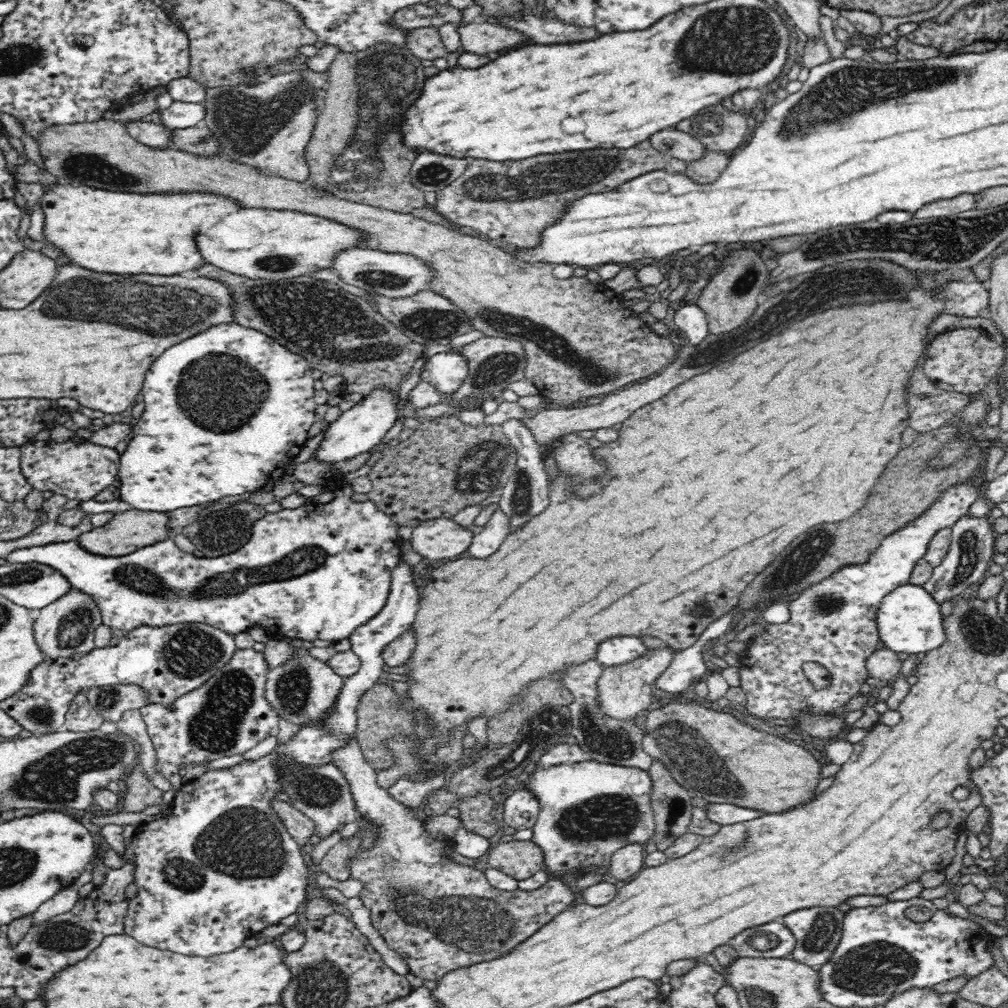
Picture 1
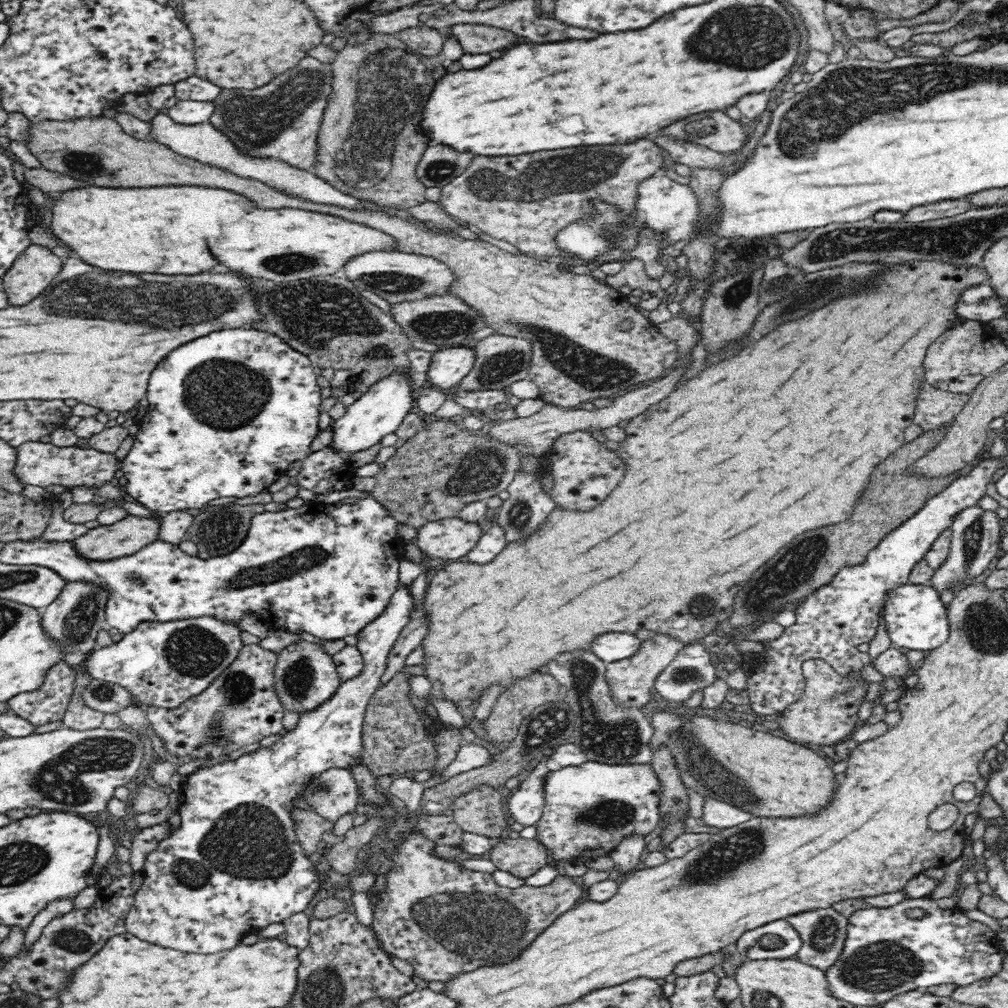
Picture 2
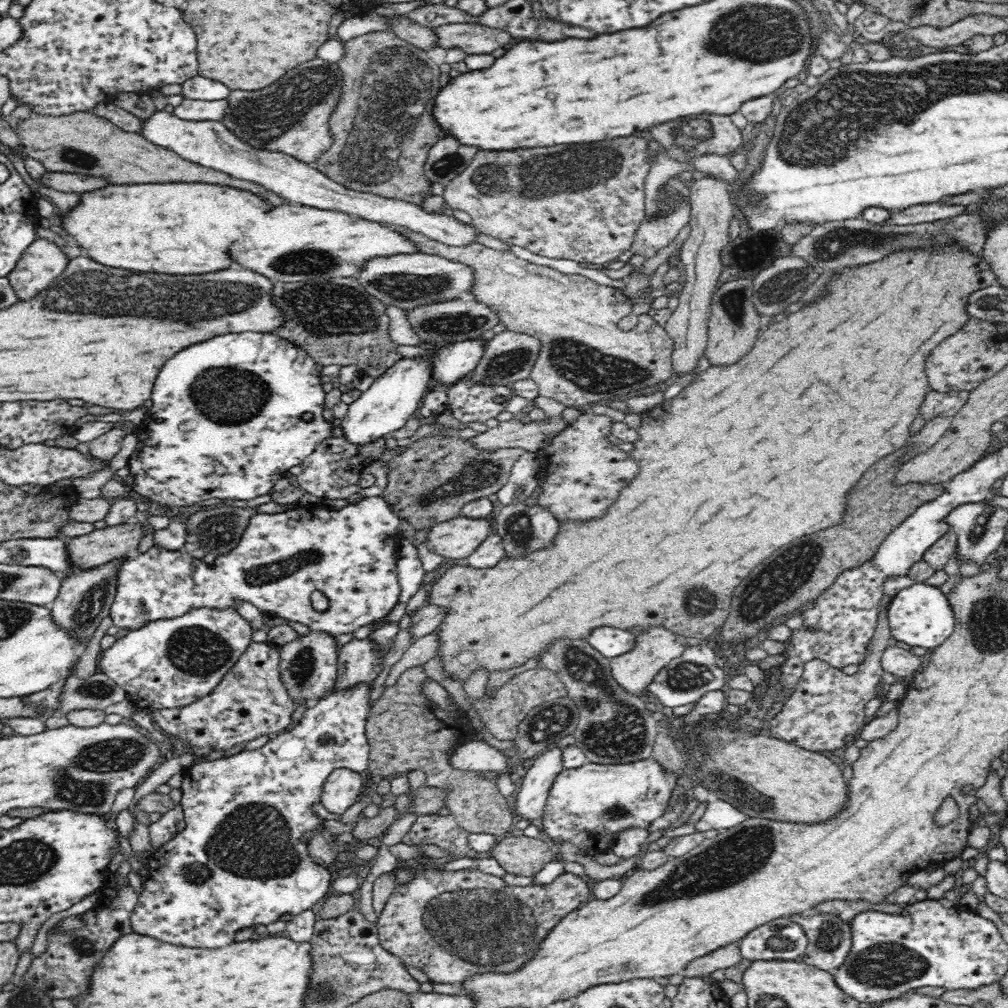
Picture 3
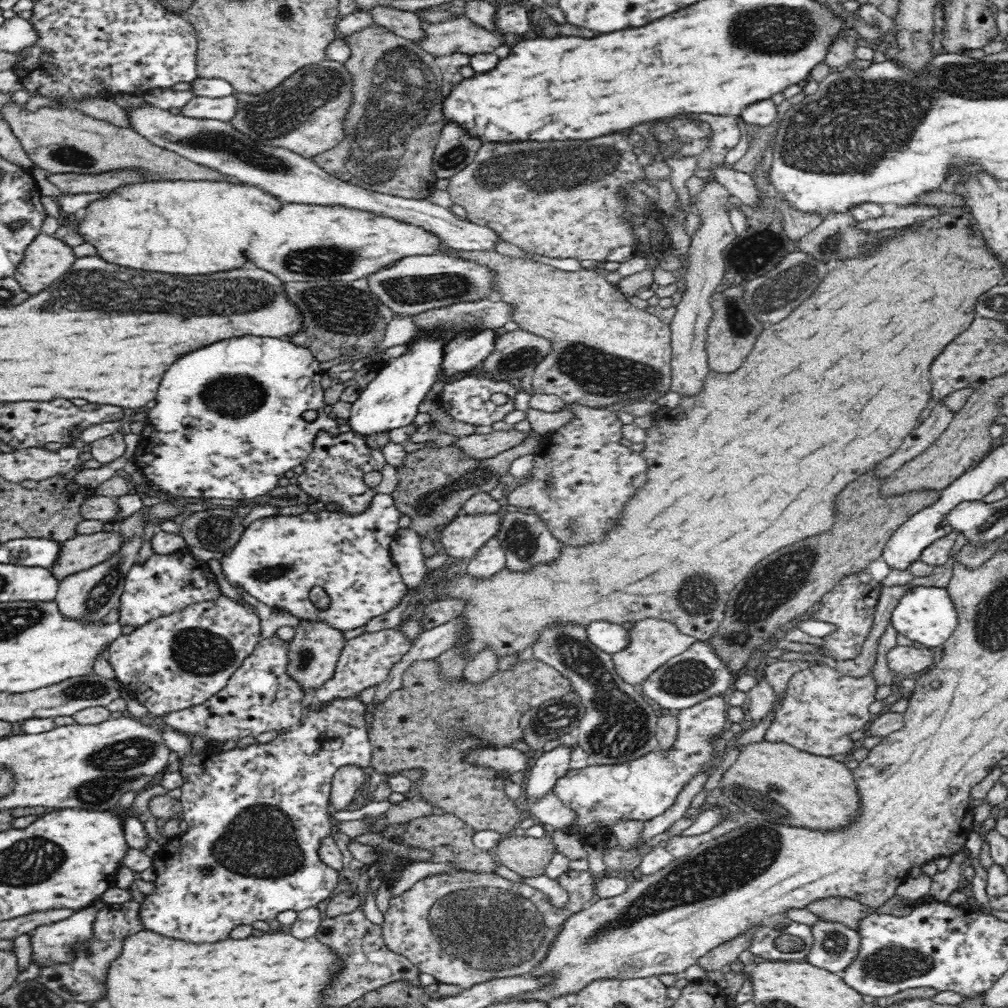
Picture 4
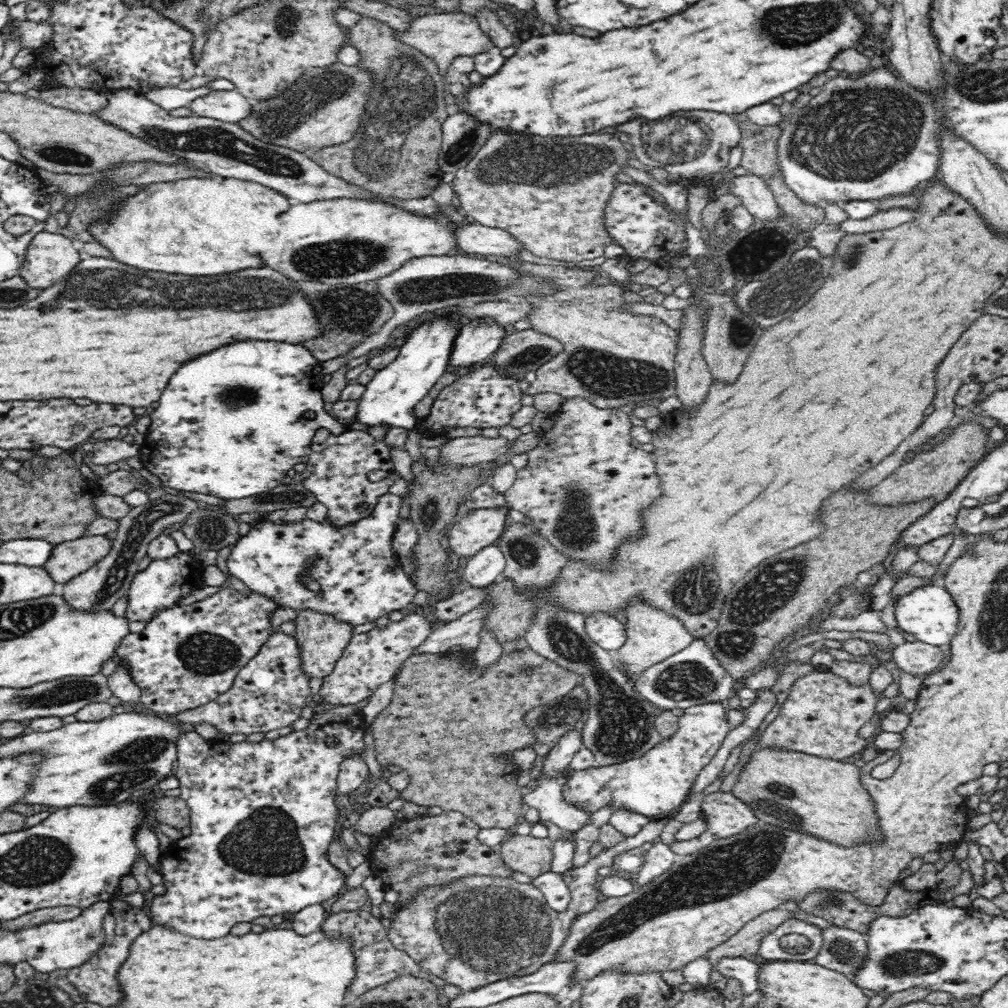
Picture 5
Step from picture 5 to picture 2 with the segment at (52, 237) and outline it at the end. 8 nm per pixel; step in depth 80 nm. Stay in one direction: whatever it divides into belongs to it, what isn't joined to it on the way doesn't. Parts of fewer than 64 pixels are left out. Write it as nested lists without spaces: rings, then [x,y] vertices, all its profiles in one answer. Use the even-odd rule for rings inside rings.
[[[28,246],[2,276],[8,304],[26,306],[43,294],[60,272],[62,262],[44,246]]]

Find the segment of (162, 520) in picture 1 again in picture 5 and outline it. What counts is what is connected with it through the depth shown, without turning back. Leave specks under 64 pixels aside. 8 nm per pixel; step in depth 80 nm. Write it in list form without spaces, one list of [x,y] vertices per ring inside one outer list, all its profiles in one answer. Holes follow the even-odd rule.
[[[96,534],[80,536],[76,540],[55,545],[44,568],[54,582],[68,582],[70,578],[92,568],[113,547],[113,538]]]

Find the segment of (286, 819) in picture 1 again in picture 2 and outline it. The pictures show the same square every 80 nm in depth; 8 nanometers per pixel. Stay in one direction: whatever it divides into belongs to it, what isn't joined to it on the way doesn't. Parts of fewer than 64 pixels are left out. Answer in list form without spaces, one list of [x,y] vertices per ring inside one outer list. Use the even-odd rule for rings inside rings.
[[[290,808],[290,817],[294,823],[294,834],[297,838],[297,843],[301,846],[303,851],[308,854],[318,852],[320,848],[325,849],[323,843],[320,841],[320,836],[324,832],[330,832],[334,828],[334,823],[330,823],[318,813],[314,811]]]

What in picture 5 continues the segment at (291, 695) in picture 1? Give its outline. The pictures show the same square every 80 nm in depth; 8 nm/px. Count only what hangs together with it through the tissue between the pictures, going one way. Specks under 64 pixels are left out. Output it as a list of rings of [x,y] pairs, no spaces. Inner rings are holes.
[[[312,610],[297,612],[295,619],[295,636],[300,649],[300,669],[308,679],[321,678],[333,673],[336,661],[342,656],[344,649],[352,638],[353,626],[338,621],[332,615],[318,613]]]

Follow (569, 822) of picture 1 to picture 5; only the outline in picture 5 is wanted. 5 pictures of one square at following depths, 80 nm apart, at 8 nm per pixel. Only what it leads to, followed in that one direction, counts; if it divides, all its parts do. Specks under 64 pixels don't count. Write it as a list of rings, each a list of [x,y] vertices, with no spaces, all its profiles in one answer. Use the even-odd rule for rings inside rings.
[[[706,702],[683,711],[684,714],[679,717],[677,732],[672,738],[661,740],[658,746],[654,746],[643,756],[620,764],[571,771],[564,778],[565,784],[560,789],[564,800],[582,809],[588,816],[606,805],[614,807],[614,811],[624,809],[640,813],[649,819],[669,814],[679,808],[691,792],[698,774],[710,764],[731,732],[725,703]]]

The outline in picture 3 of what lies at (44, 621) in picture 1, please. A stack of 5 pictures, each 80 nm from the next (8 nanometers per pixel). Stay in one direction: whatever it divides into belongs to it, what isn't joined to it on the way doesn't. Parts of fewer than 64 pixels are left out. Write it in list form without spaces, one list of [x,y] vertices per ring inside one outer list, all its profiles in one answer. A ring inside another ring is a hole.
[[[114,559],[87,571],[62,577],[58,596],[50,604],[50,617],[60,629],[70,633],[76,643],[87,646],[100,622],[109,616],[116,596],[116,568],[120,564],[122,559]]]

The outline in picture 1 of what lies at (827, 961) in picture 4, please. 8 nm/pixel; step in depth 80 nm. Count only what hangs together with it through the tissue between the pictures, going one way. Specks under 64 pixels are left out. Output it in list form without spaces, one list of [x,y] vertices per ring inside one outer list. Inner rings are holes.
[[[812,906],[781,916],[778,920],[792,931],[796,941],[789,957],[813,968],[822,966],[840,942],[844,915],[837,906]]]

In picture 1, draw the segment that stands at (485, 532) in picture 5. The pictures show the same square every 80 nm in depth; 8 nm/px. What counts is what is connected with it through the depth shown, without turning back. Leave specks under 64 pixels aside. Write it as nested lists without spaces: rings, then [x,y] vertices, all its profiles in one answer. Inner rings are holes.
[[[447,518],[419,522],[413,527],[409,542],[422,558],[456,558],[468,550],[475,530]]]

